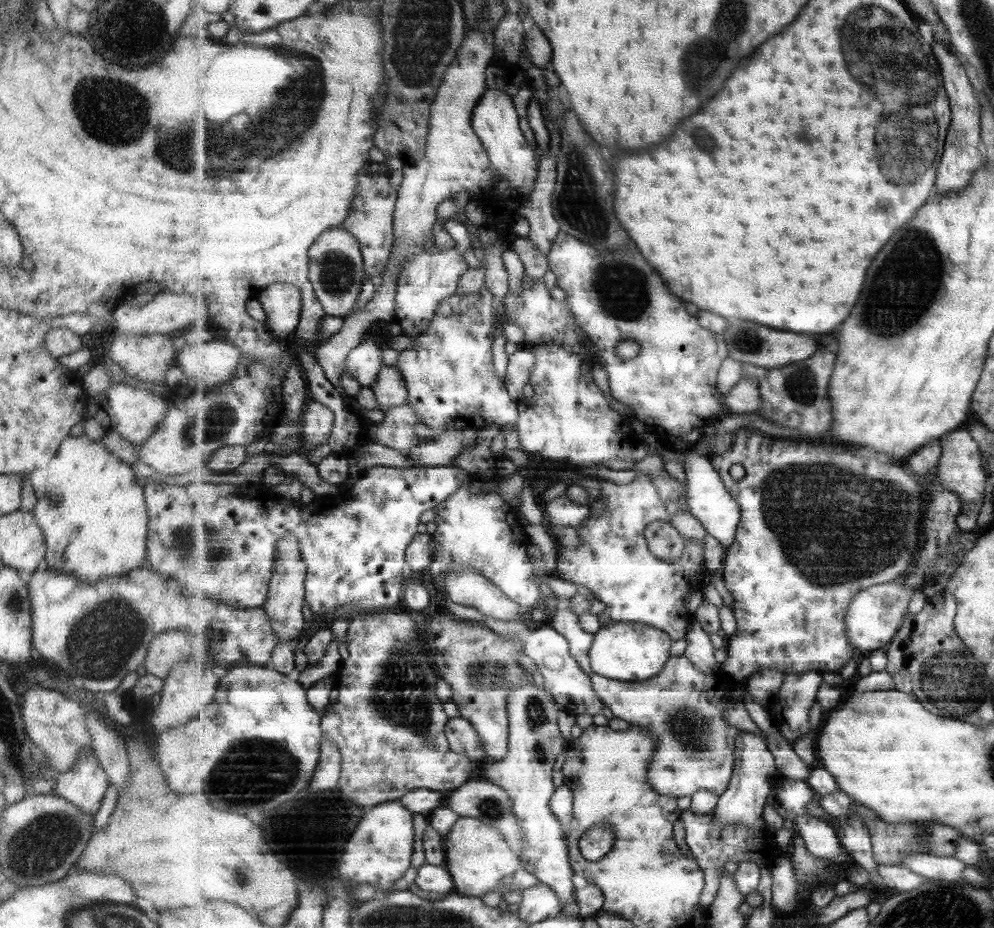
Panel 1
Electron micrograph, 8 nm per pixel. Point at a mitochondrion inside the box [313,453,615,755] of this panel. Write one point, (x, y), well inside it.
(399, 695)

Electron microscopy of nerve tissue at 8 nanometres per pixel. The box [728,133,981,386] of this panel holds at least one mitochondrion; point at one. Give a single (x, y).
(905, 255)

